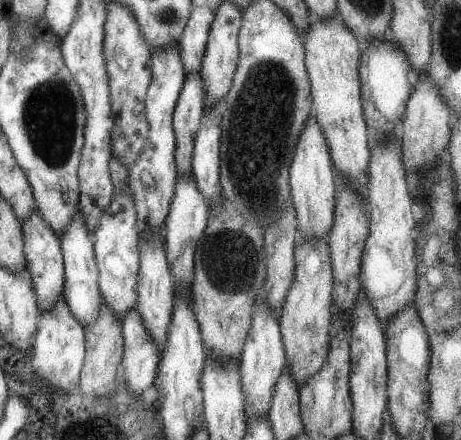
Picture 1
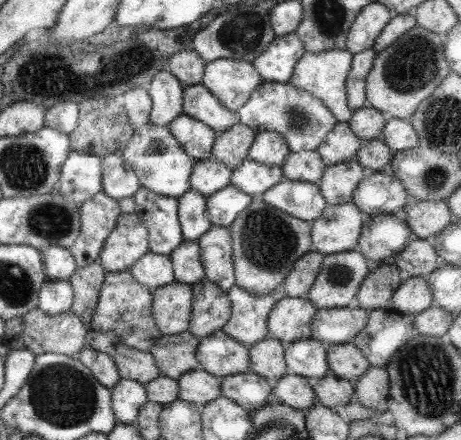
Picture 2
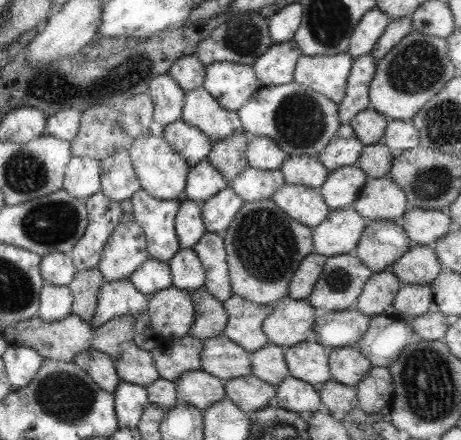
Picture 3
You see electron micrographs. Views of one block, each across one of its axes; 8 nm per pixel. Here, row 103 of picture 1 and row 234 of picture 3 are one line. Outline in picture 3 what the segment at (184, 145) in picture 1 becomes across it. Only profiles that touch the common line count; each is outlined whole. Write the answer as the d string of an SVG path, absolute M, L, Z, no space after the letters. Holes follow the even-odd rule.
M181 198L179 212L175 218L175 232L181 250L193 248L203 234L207 234L205 224L201 222L201 204L189 198Z

